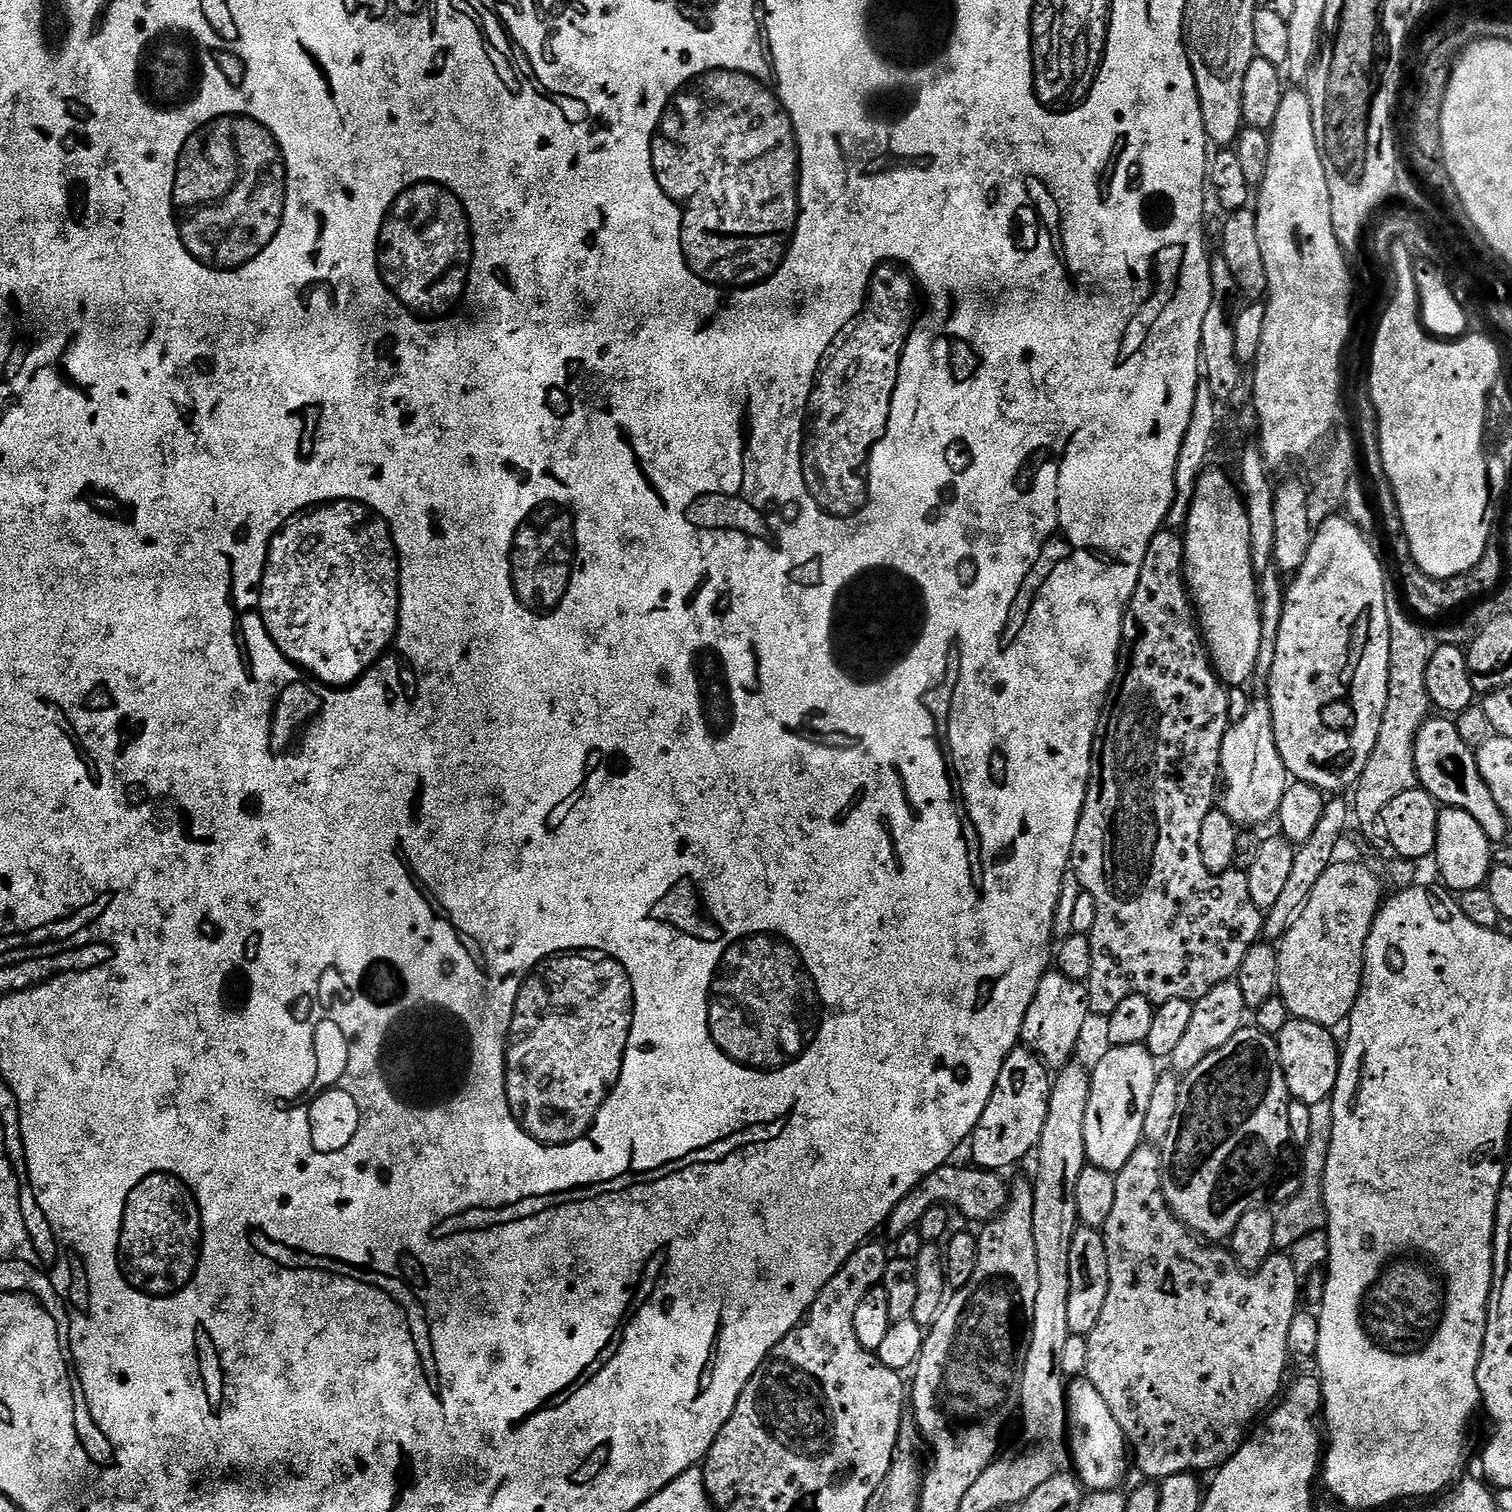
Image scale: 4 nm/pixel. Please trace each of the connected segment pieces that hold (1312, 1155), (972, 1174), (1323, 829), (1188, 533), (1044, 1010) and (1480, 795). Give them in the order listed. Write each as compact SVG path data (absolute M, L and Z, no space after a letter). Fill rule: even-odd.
M1331 1099L1310 1105L1310 1135L1302 1146L1302 1174L1294 1195L1277 1209L1274 1226L1275 1249L1289 1251L1301 1238L1327 1227L1328 1212L1325 1210L1324 1178L1326 1160L1329 1158L1330 1141L1333 1137L1333 1104Z
M949 1162L934 1170L934 1174L926 1177L917 1188L910 1190L910 1194L906 1194L906 1198L902 1198L902 1202L898 1202L898 1206L894 1206L886 1221L889 1237L901 1236L906 1234L906 1230L917 1227L926 1210L937 1206L956 1207L966 1219L980 1220L979 1222L992 1220L1007 1206L1010 1184L1000 1177L1003 1175L999 1171L975 1166L955 1168L954 1165L955 1163Z
M1332 798L1325 803L1322 818L1318 821L1318 830L1314 830L1314 834L1310 834L1308 841L1299 845L1295 851L1287 883L1285 883L1276 903L1270 907L1265 915L1262 932L1269 941L1276 942L1283 939L1297 912L1303 908L1305 901L1308 900L1315 883L1318 882L1319 878L1322 878L1322 874L1334 862L1335 848L1345 839L1344 827L1347 826L1348 820L1350 824L1350 804L1347 799Z
M1209 467L1201 474L1196 483L1194 490L1194 498L1190 502L1190 514L1188 522L1182 529L1184 537L1184 579L1188 586L1190 599L1194 605L1196 619L1201 637L1205 648L1208 650L1208 659L1212 661L1213 668L1216 669L1217 676L1229 689L1235 690L1239 684L1244 684L1248 679L1253 679L1256 676L1256 663L1258 662L1258 650L1261 649L1262 637L1262 614L1260 613L1260 589L1258 587L1258 573L1254 562L1252 561L1252 551L1250 550L1250 518L1248 511L1244 505L1244 497L1237 485L1224 472L1219 472L1218 469Z
M1050 970L1042 982L1038 982L1034 1002L1030 1002L1030 1010L1026 1010L1020 1031L1023 1047L1040 1057L1049 1069L1065 1068L1067 1064L1073 1063L1079 1034L1088 1013L1087 983L1066 978L1066 974L1058 970Z
M1437 717L1425 720L1415 738L1415 768L1419 785L1443 807L1466 810L1481 826L1488 840L1494 844L1503 843L1510 826L1479 772L1475 751L1462 742L1453 719Z

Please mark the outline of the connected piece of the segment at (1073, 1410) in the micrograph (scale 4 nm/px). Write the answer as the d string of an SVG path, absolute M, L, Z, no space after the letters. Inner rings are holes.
M1076 1378L1067 1385L1066 1399L1068 1401L1068 1423L1066 1439L1070 1449L1070 1460L1075 1471L1082 1477L1083 1483L1091 1491L1106 1492L1121 1487L1120 1483L1128 1476L1130 1468L1130 1449L1124 1436L1122 1426L1114 1422L1114 1414L1110 1414L1110 1406L1094 1382L1086 1378Z

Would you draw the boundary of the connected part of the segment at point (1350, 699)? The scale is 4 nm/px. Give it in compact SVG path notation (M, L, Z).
M1344 514L1330 517L1313 531L1310 550L1306 553L1305 561L1286 584L1284 613L1281 616L1281 625L1278 626L1274 664L1266 677L1268 683L1266 699L1272 706L1274 742L1278 746L1278 754L1282 754L1282 762L1289 777L1319 788L1325 794L1344 794L1347 788L1349 791L1360 781L1362 770L1366 770L1366 762L1374 750L1374 742L1378 742L1378 730L1382 726L1382 714L1386 710L1386 698L1390 686L1390 618L1386 614L1386 598L1390 585L1384 581L1384 568L1380 565L1379 554L1372 549L1371 542L1364 536L1367 536L1365 529L1353 524Z

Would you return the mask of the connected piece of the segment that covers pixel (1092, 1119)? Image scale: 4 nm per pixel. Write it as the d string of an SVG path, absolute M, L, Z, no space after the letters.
M1143 1044L1112 1047L1091 1073L1092 1093L1084 1123L1086 1160L1093 1168L1115 1174L1130 1162L1130 1154L1144 1140L1146 1110L1158 1075L1158 1061Z

